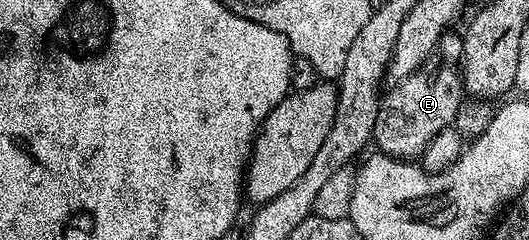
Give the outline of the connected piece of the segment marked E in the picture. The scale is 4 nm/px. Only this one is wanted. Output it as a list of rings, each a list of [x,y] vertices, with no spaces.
[[[456,33],[443,35],[438,46],[434,48],[434,54],[422,64],[420,69],[413,71],[408,77],[397,80],[390,92],[387,90],[381,96],[378,105],[378,116],[374,126],[373,142],[378,143],[377,150],[383,155],[390,155],[393,159],[404,159],[414,161],[421,156],[422,151],[445,127],[451,126],[456,117],[456,109],[460,109],[464,98],[462,86],[462,72],[460,64],[462,61],[462,35]]]

